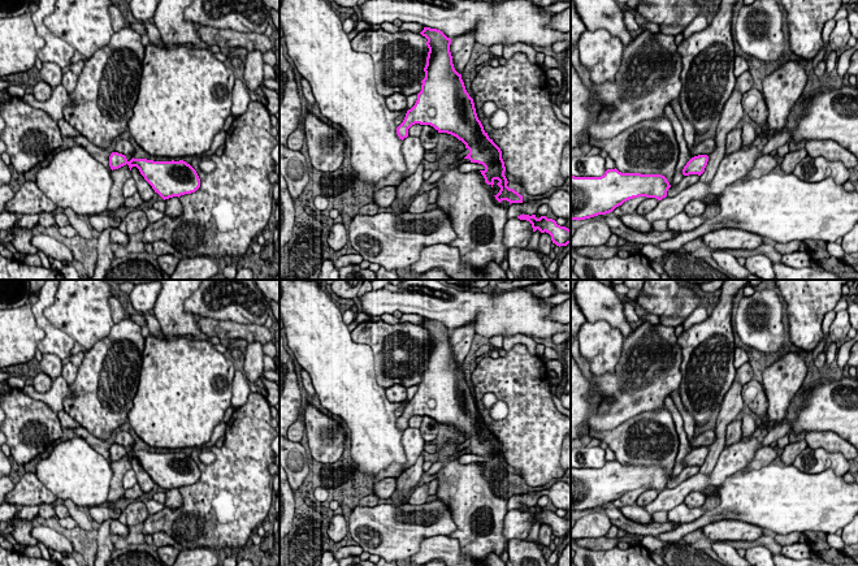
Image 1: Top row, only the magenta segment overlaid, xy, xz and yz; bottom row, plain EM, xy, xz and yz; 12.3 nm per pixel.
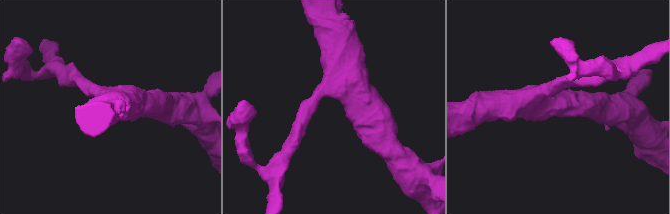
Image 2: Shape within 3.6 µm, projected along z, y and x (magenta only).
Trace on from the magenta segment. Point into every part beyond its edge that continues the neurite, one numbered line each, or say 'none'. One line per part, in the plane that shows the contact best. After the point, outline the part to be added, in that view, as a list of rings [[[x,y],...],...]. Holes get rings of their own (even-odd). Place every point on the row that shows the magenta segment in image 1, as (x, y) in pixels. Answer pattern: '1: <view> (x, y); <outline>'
none

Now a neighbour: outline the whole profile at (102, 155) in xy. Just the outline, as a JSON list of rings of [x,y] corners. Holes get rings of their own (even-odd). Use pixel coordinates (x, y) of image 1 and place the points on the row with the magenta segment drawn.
[[[78,135],[70,139],[72,143],[79,144],[87,150],[87,152],[94,156],[98,161],[100,161],[109,172],[112,172],[109,167],[109,156],[110,152],[103,150],[94,143],[91,143],[86,137]]]

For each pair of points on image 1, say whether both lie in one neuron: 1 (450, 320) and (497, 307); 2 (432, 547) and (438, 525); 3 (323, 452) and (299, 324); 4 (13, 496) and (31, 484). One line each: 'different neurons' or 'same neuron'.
1: same neuron
2: different neurons
3: different neurons
4: same neuron

